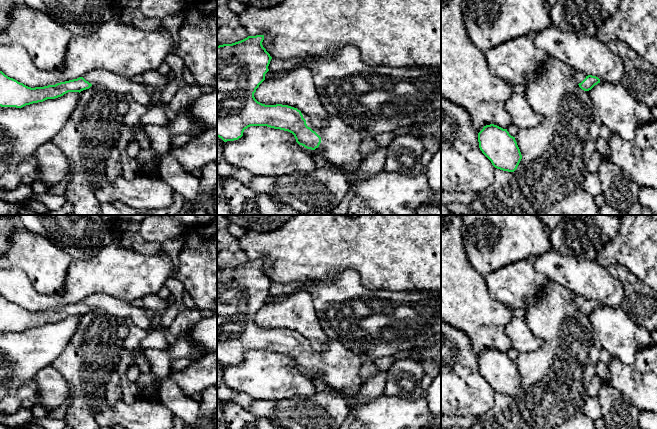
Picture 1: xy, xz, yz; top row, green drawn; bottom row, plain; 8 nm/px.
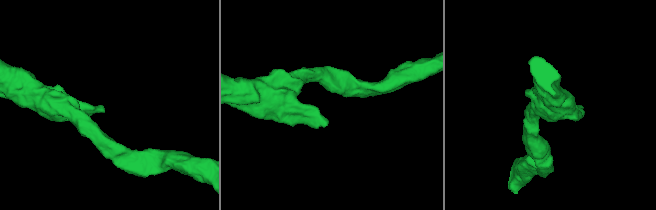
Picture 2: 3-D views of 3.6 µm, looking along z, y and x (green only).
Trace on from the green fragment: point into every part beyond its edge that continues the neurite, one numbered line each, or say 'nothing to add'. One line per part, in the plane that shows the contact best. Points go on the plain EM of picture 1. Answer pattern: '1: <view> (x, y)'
1: xz (340, 368)

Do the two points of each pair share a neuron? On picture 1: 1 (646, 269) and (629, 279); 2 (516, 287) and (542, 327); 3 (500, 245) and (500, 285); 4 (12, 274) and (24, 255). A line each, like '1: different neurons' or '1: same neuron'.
1: different neurons
2: different neurons
3: different neurons
4: different neurons

